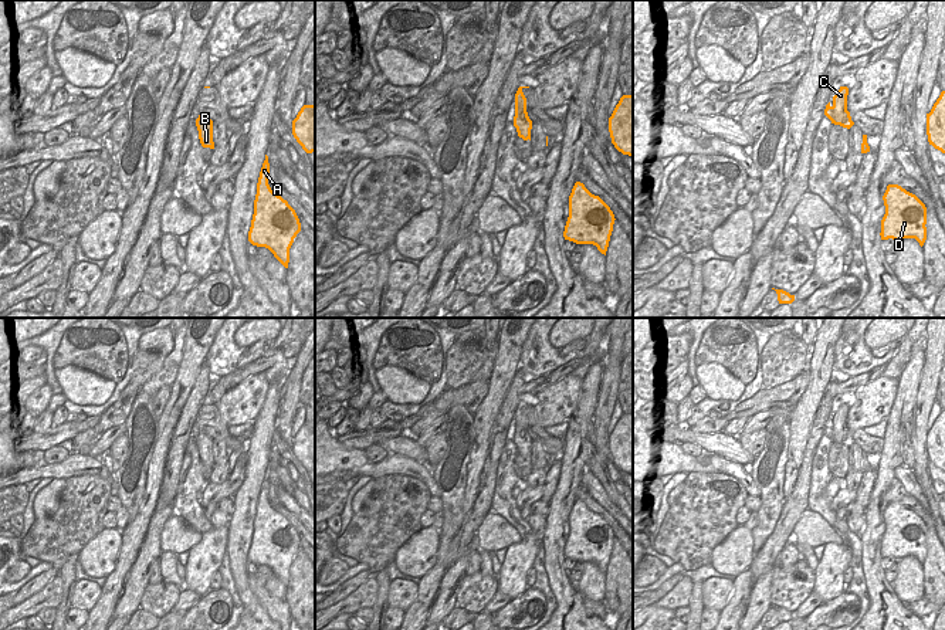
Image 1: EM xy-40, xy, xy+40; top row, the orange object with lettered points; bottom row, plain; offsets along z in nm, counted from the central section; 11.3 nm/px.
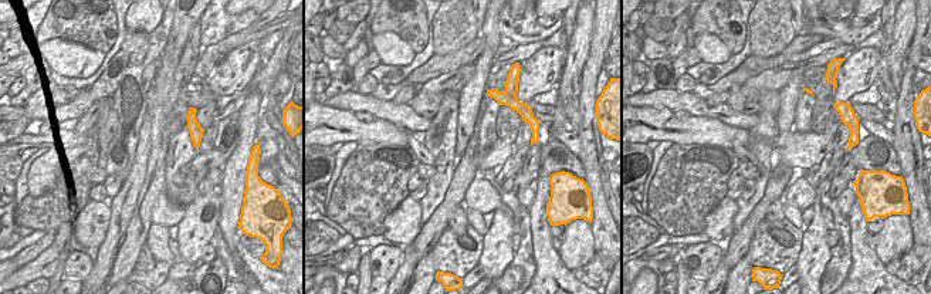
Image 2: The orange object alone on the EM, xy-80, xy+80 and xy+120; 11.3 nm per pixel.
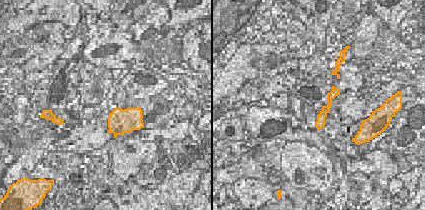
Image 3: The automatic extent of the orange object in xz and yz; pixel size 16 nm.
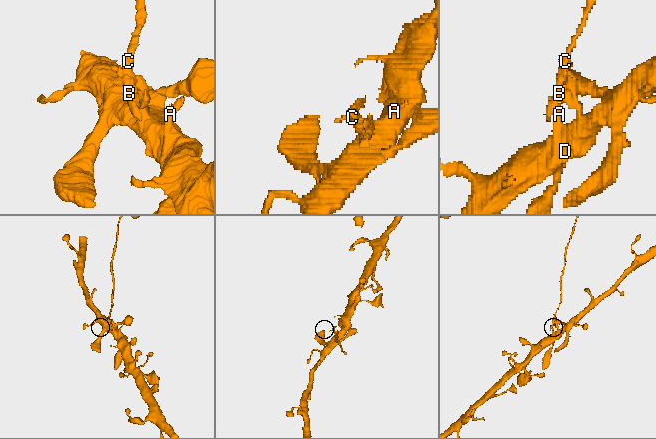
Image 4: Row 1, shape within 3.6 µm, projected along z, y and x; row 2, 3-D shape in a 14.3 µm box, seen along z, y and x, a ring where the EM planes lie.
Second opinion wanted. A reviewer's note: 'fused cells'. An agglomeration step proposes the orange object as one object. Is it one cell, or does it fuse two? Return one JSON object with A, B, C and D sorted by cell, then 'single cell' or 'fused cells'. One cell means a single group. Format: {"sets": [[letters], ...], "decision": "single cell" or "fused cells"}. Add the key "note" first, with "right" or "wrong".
{"note": "right", "sets": [["A", "D"], ["B", "C"]], "decision": "fused cells"}

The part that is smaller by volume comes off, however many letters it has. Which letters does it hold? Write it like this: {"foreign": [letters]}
{"foreign": ["B", "C"]}

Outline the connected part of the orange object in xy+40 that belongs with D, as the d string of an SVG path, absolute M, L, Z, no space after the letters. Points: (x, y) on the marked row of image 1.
M888 184L883 196L885 214L881 220L881 240L915 238L922 247L927 240L927 207L898 184Z

